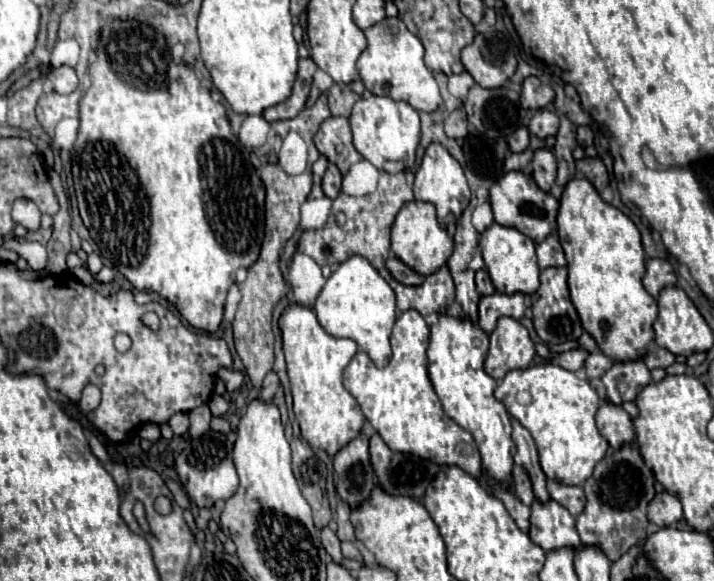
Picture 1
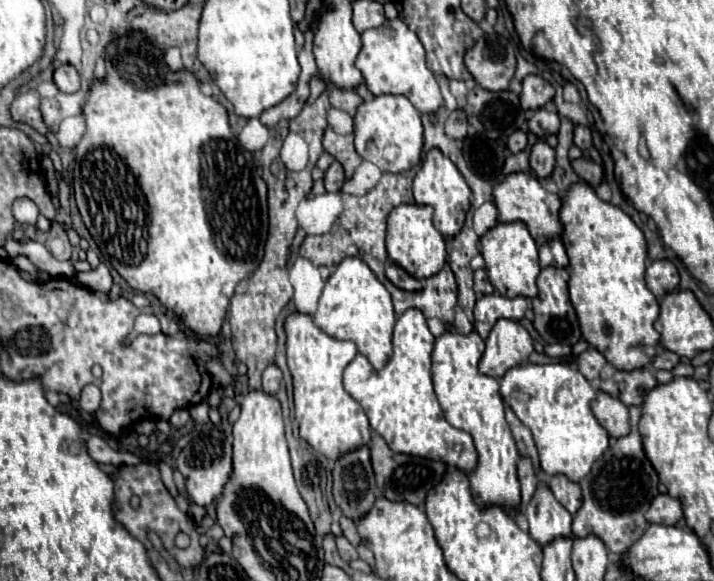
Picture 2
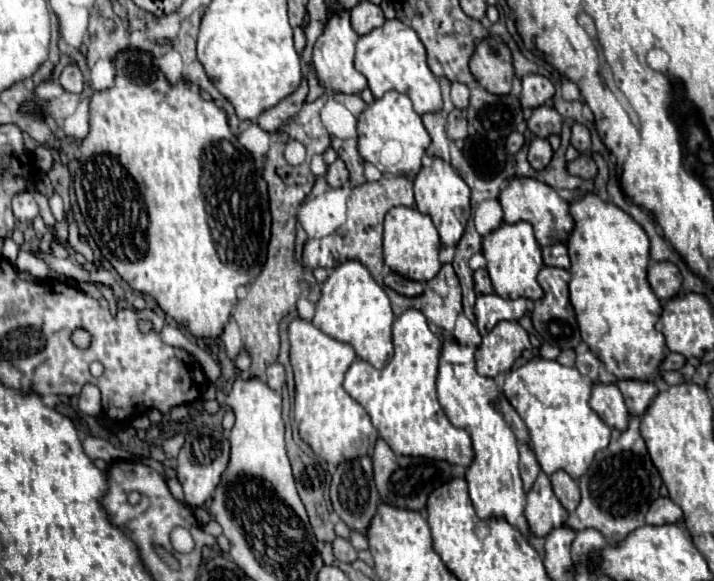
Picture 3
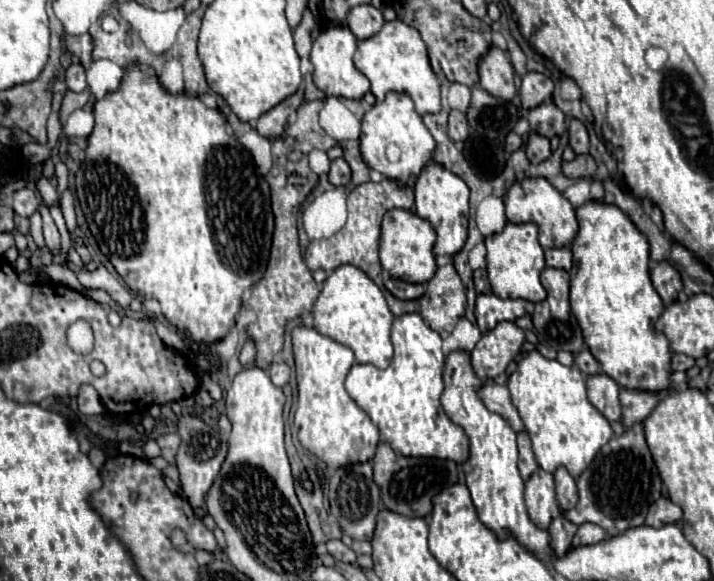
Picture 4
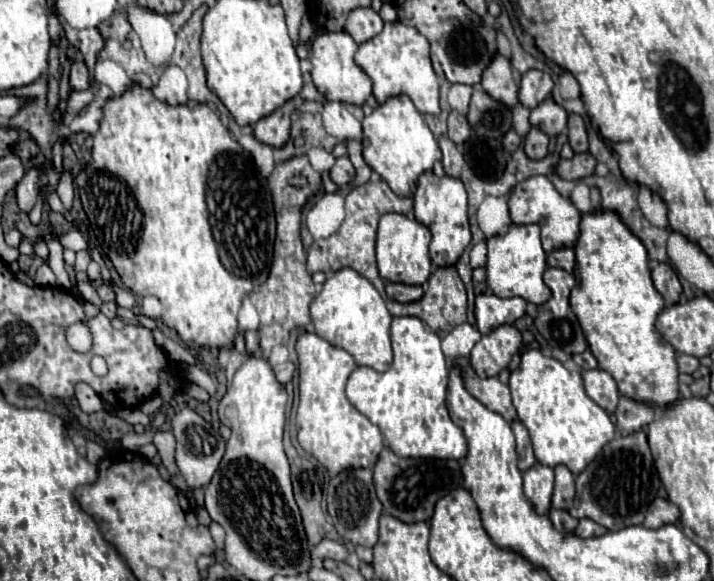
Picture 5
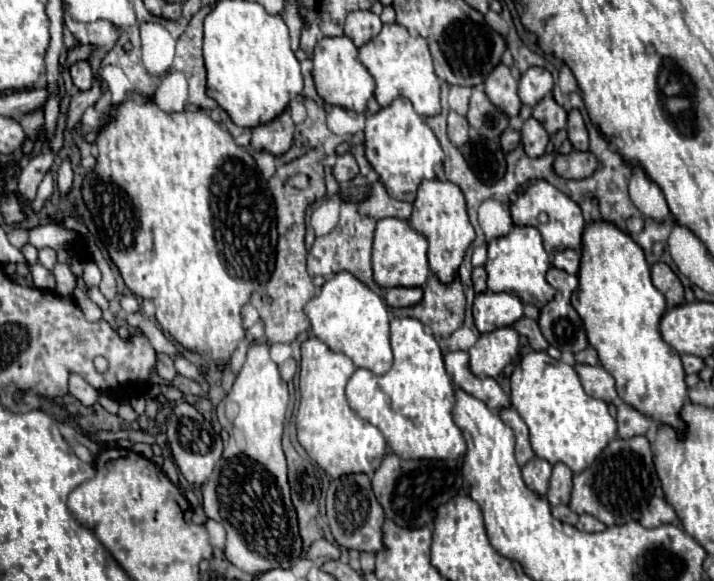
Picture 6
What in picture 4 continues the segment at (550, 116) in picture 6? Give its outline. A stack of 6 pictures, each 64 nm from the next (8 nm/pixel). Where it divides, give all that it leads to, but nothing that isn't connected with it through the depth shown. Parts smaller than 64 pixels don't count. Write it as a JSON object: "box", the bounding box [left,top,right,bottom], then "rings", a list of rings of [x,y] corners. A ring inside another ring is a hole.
{"box":[528,100,566,138],"rings":[[[552,100],[532,108],[530,114],[528,114],[528,122],[530,122],[532,132],[536,132],[540,136],[546,136],[546,138],[560,136],[564,132],[564,128],[566,128],[564,120],[566,120],[564,112],[558,110]]]}

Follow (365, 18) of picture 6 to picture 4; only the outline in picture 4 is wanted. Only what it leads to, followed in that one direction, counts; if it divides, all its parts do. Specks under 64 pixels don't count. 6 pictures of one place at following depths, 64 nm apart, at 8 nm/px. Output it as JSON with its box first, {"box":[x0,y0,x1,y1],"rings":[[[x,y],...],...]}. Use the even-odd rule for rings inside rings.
{"box":[346,4,384,40],"rings":[[[362,4],[348,12],[346,24],[358,40],[364,40],[376,34],[384,26],[384,18],[382,18],[382,12],[372,4]]]}

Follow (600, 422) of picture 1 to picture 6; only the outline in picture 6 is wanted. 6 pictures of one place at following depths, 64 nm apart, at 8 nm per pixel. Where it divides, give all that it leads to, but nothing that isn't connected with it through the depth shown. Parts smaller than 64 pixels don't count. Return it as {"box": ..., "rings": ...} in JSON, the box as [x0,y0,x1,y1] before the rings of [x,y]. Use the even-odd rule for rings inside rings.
{"box":[576,364,618,404],"rings":[[[576,364],[580,382],[592,398],[604,400],[606,404],[612,404],[618,400],[614,378],[602,368],[602,366],[586,366],[586,364]]]}

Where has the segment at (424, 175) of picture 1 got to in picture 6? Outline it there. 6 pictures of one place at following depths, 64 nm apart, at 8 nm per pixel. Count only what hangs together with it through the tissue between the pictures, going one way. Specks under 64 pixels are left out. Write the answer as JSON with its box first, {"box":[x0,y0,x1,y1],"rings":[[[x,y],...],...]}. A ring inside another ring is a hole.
{"box":[410,180,474,282],"rings":[[[422,180],[416,200],[414,200],[414,212],[410,218],[412,228],[422,232],[428,238],[428,264],[430,270],[444,282],[452,282],[466,248],[474,240],[474,228],[468,222],[466,214],[466,198],[458,184],[448,180]]]}

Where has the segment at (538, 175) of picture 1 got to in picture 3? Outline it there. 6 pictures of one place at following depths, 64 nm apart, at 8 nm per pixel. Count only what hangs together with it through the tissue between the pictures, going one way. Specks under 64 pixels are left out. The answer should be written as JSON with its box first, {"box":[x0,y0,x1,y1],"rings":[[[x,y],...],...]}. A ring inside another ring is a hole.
{"box":[528,138,552,170],"rings":[[[534,138],[530,142],[530,150],[528,150],[528,162],[530,162],[530,166],[534,170],[544,170],[550,160],[552,160],[552,148],[550,148],[548,140]]]}

